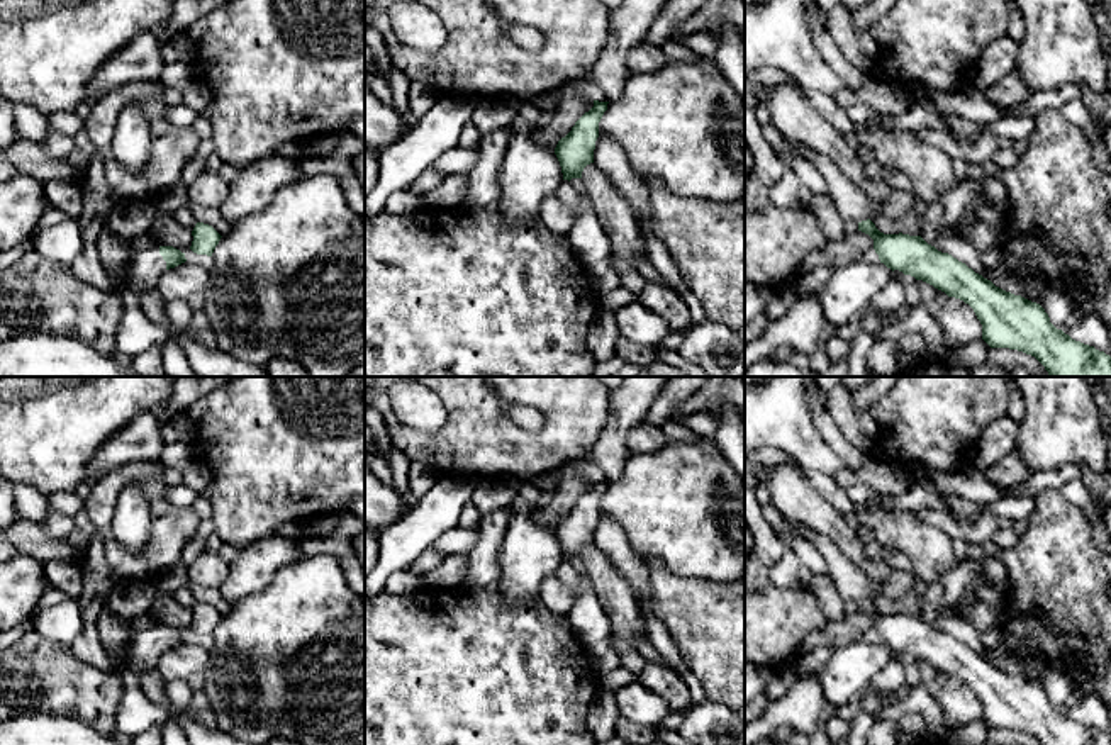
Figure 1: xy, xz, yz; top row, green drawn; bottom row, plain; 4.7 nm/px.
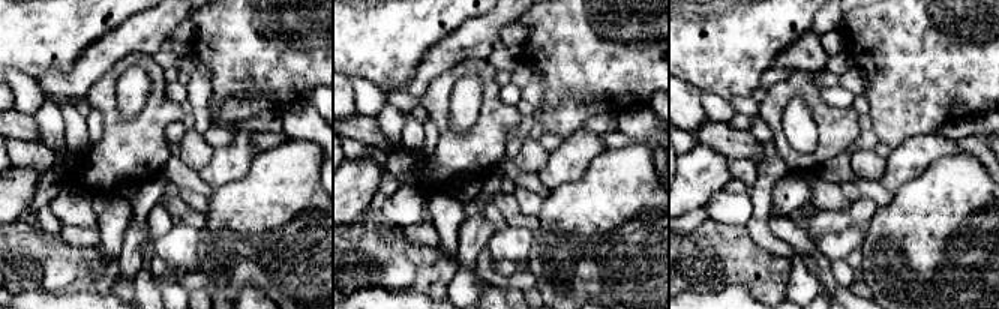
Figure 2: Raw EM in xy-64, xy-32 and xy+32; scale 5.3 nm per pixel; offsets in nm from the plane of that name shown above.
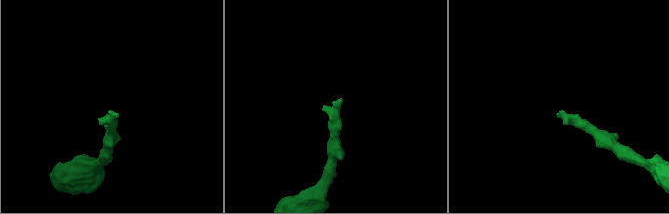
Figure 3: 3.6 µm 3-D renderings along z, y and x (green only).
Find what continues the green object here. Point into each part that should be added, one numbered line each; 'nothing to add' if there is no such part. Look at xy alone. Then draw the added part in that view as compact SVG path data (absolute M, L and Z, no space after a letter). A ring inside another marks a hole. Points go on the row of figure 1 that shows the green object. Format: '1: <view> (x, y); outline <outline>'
1: xy (146, 265); outline M149 241L136 244L129 266L132 282L127 290L137 299L153 290L159 277L166 272L166 261L159 255L159 244Z

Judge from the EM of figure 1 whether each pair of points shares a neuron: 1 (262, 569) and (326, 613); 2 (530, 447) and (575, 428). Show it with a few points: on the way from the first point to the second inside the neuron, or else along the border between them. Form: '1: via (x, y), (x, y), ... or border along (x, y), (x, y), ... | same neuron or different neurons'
1: border along (304, 557), (285, 564), (262, 589), (240, 599) | different neurons
2: via (541, 447), (552, 447), (563, 436) | same neuron

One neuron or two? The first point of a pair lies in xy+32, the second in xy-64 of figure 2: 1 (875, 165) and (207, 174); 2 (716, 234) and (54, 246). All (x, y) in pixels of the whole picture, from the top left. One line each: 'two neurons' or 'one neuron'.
1: two neurons
2: one neuron

